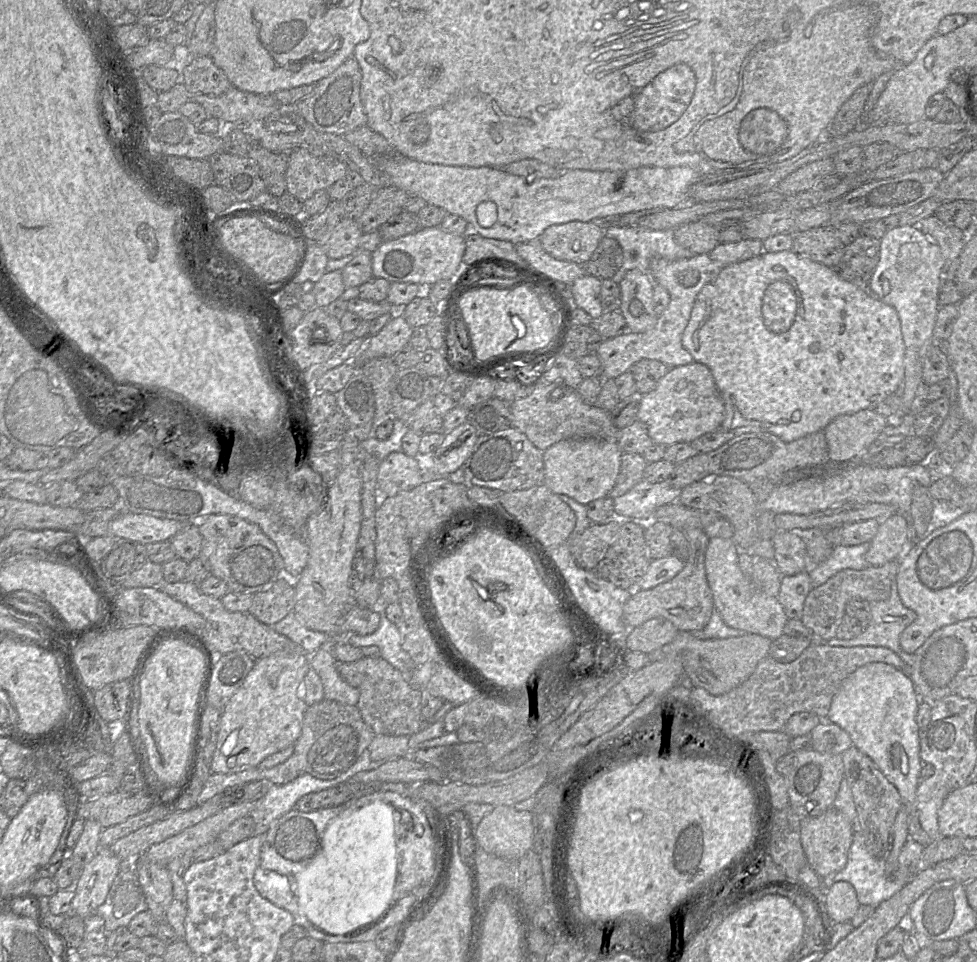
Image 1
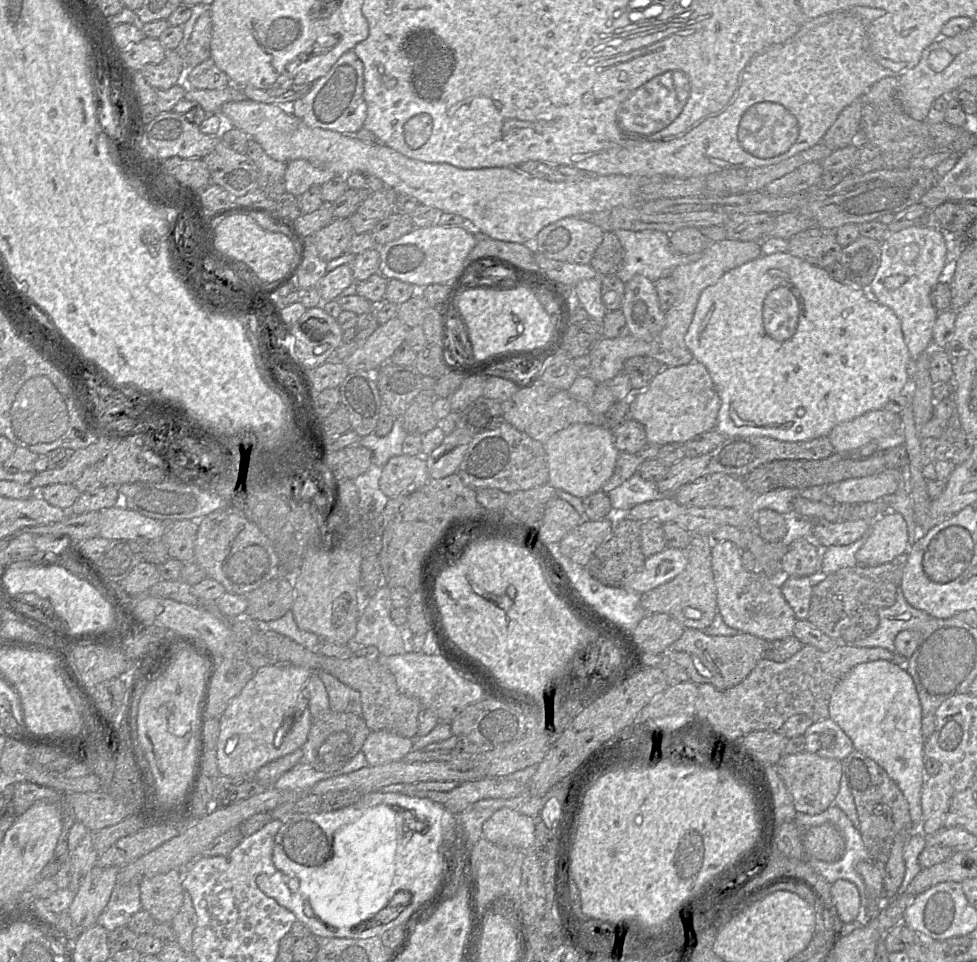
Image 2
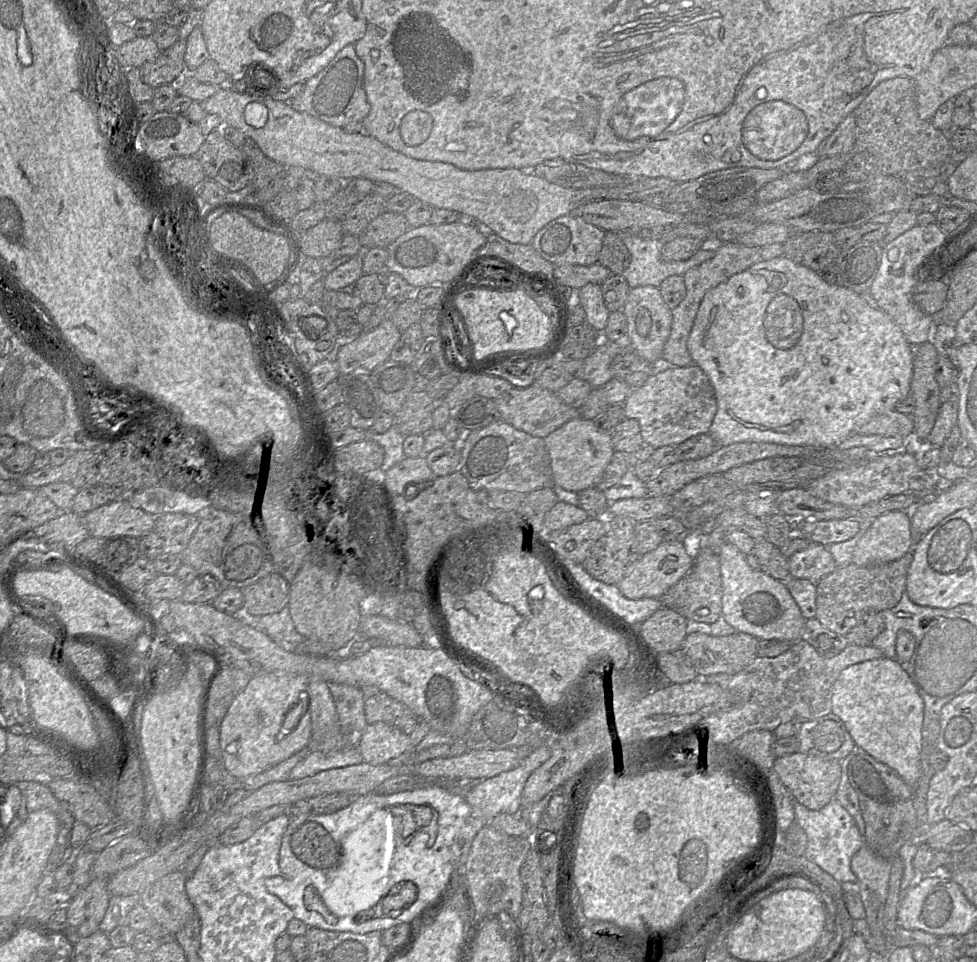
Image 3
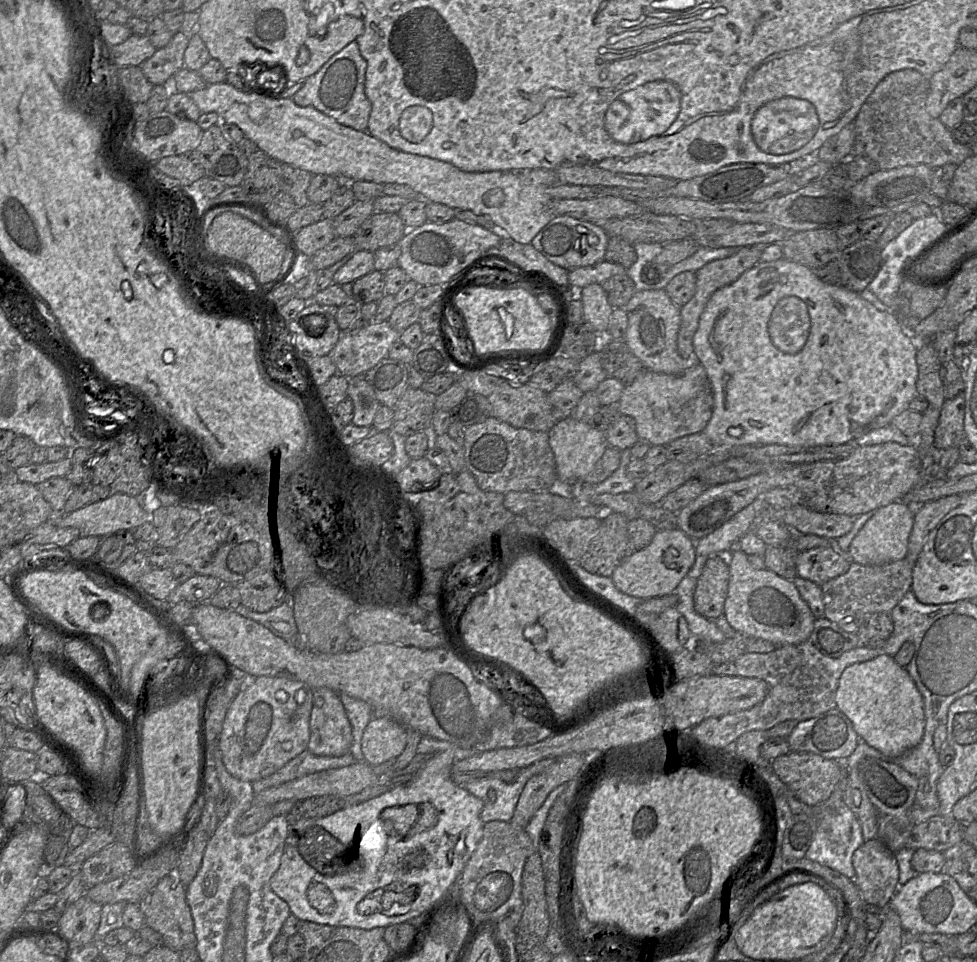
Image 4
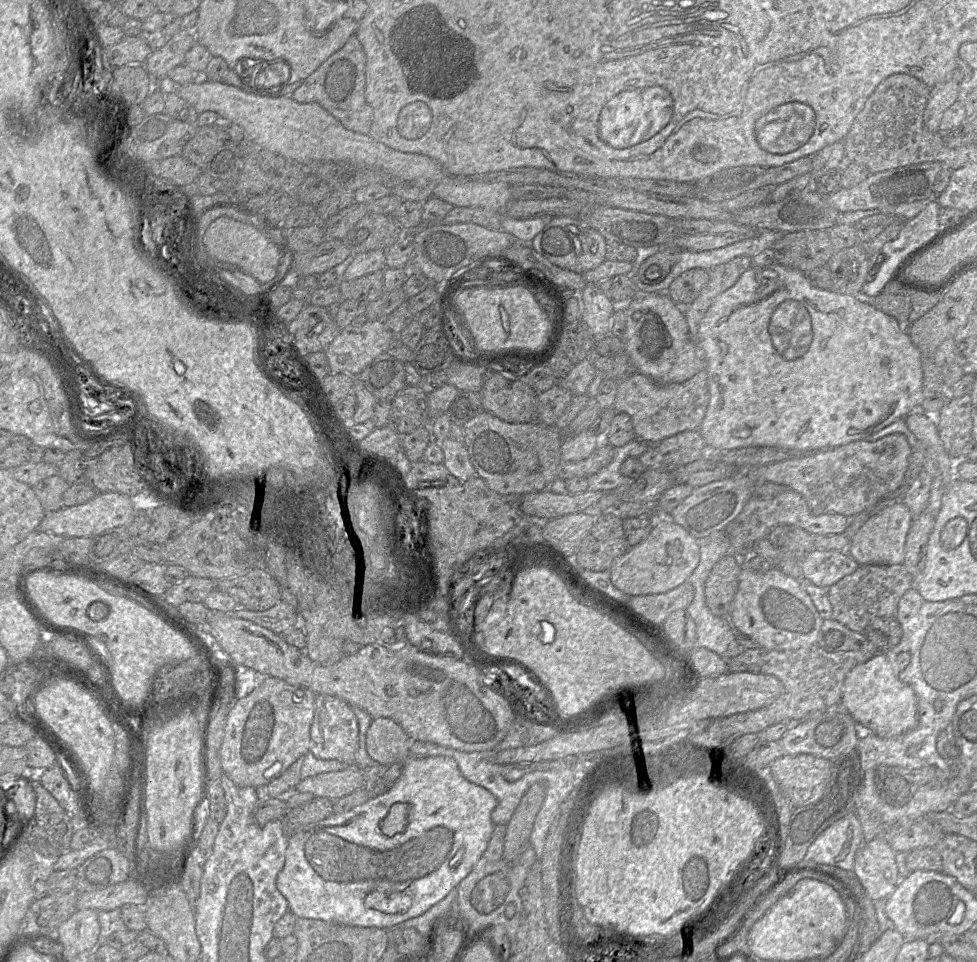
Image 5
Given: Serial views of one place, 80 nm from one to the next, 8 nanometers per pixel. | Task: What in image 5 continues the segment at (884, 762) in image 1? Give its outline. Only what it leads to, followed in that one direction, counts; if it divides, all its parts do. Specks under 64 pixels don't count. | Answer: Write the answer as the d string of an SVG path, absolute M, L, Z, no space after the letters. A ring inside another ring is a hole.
M886 653L855 666L846 676L840 703L856 723L875 735L890 738L913 730L918 724L917 697L914 690L899 678Z

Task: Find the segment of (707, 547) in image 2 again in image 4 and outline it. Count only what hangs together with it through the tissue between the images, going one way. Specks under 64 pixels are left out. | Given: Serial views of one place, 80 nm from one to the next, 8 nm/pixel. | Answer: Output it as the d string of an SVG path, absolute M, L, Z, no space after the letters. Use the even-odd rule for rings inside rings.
M724 554L710 557L696 583L693 594L695 611L709 620L716 620L722 615L728 583L729 566L724 560Z

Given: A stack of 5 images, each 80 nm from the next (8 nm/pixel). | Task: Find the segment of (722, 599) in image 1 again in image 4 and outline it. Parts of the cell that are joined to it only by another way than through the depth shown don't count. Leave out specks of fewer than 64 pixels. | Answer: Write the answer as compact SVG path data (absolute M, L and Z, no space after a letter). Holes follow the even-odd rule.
M737 545L724 554L724 560L729 566L729 583L723 614L736 633L767 640L777 647L808 641L815 617L793 581L768 569L754 569Z

